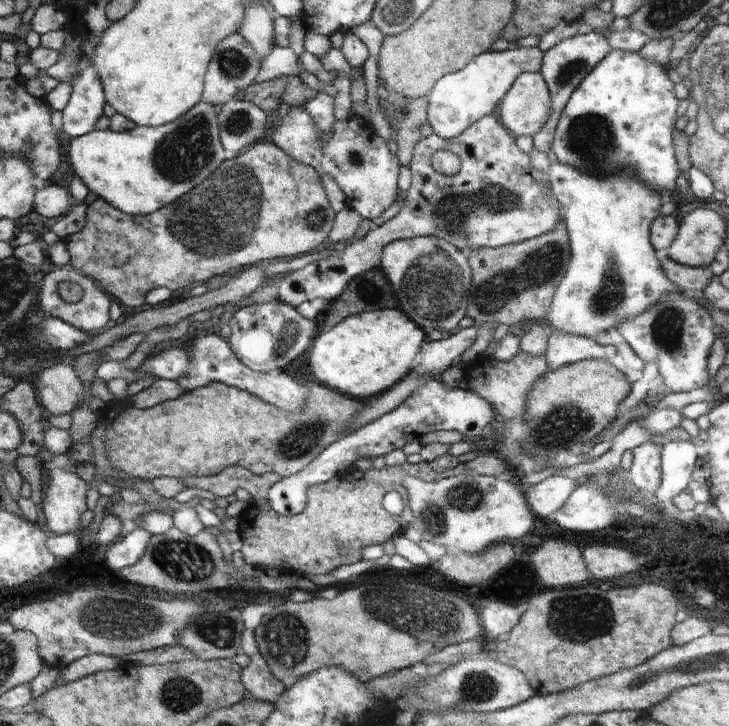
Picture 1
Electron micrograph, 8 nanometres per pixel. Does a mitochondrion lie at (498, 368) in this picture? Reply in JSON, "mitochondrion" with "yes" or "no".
{"mitochondrion":"no"}

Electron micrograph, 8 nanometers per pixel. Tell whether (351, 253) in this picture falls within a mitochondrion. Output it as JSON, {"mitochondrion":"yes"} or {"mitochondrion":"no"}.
{"mitochondrion":"no"}

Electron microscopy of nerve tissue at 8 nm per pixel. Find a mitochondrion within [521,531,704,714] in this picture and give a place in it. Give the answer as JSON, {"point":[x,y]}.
{"point":[579,617]}

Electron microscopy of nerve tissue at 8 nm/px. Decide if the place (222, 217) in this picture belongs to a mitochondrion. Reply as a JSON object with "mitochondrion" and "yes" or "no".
{"mitochondrion":"yes"}

